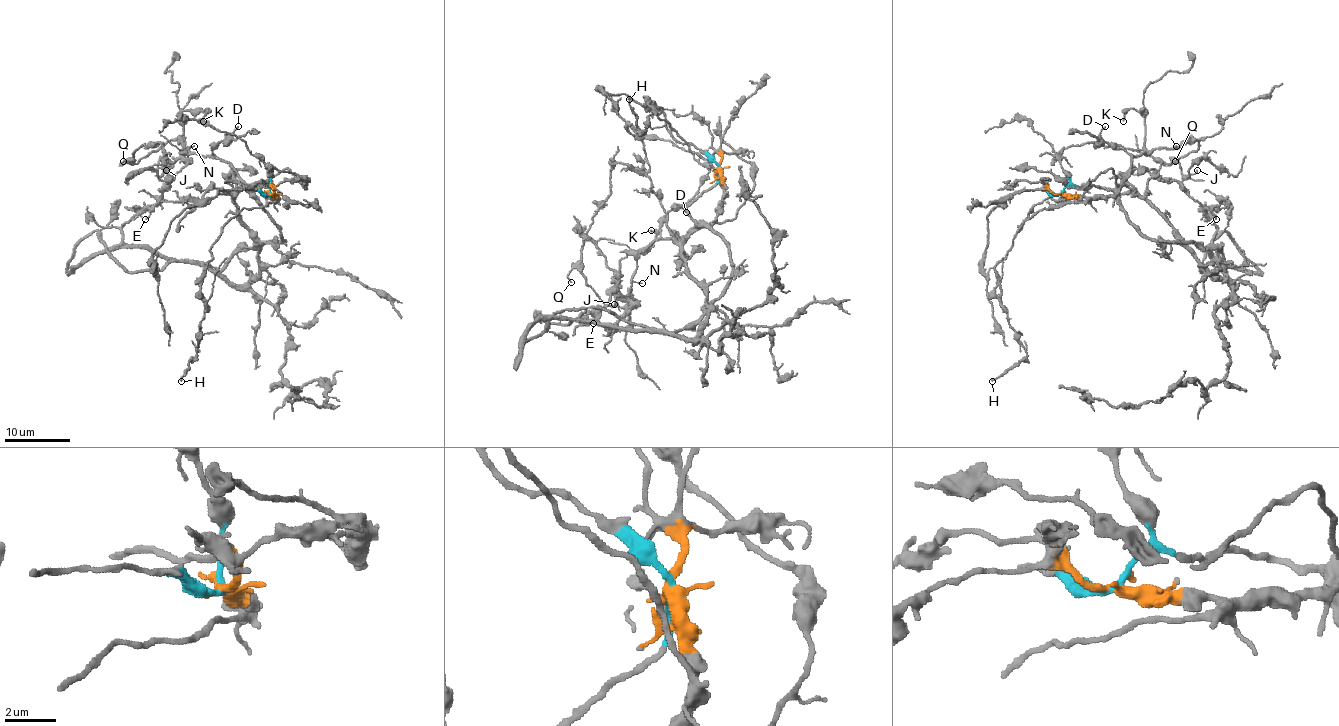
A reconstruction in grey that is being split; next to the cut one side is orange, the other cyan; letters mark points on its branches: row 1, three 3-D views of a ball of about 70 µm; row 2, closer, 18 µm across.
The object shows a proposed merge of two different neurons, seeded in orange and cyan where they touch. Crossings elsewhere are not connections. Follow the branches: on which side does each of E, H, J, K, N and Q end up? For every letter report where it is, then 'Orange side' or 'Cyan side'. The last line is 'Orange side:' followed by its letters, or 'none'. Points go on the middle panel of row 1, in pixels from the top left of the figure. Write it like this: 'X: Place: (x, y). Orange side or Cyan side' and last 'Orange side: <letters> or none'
E: Place: (593, 323). Orange side
H: Place: (629, 99). Orange side
J: Place: (614, 304). Orange side
K: Place: (651, 230). Cyan side
N: Place: (642, 283). Cyan side
Q: Place: (571, 282). Cyan side
Orange side: E, H, J

